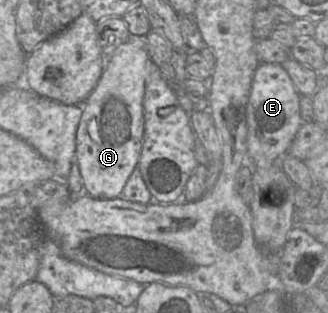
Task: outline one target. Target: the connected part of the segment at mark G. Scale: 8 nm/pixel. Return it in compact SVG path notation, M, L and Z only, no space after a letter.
M131 35L112 54L106 56L101 76L82 104L82 115L76 130L76 156L83 181L84 193L93 198L118 198L137 166L144 135L142 100L144 96L145 66L149 60L144 38Z

